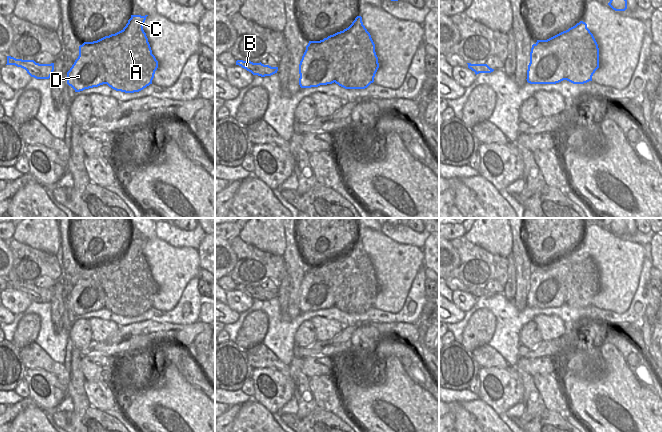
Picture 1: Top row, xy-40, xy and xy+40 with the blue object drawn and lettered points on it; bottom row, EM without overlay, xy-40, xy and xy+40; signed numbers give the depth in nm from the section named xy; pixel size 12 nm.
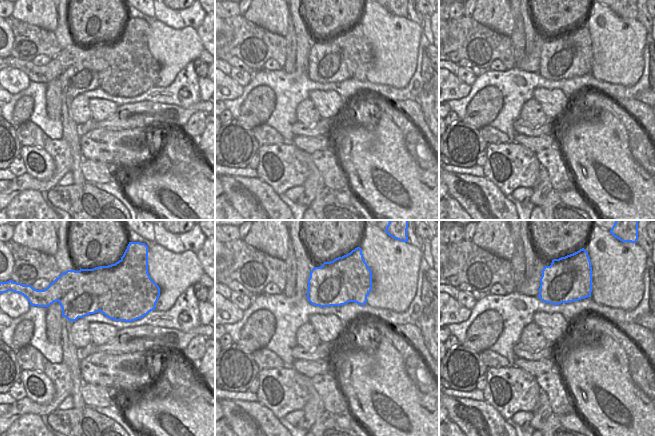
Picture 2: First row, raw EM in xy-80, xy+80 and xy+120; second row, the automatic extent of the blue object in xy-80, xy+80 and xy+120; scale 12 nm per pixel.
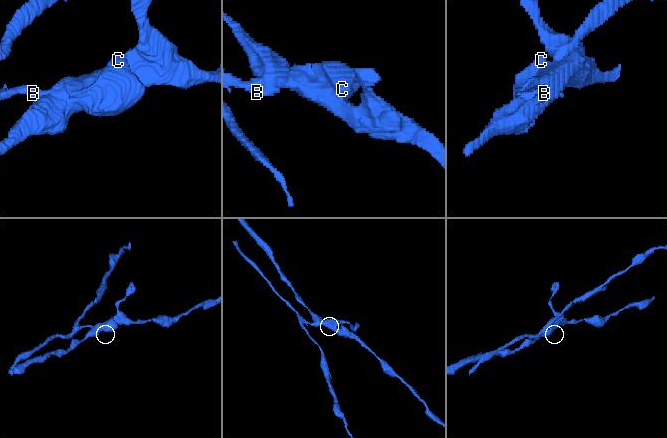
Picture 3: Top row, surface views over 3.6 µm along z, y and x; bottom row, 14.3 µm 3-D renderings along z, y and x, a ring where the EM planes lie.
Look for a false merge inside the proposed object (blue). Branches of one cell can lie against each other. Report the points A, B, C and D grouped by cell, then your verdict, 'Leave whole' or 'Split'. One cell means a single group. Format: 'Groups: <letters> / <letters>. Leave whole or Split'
Groups: A B C / D. Split

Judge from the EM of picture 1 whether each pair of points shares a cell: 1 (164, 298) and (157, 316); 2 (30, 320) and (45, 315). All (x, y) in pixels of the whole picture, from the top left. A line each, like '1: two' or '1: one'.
1: two
2: two

